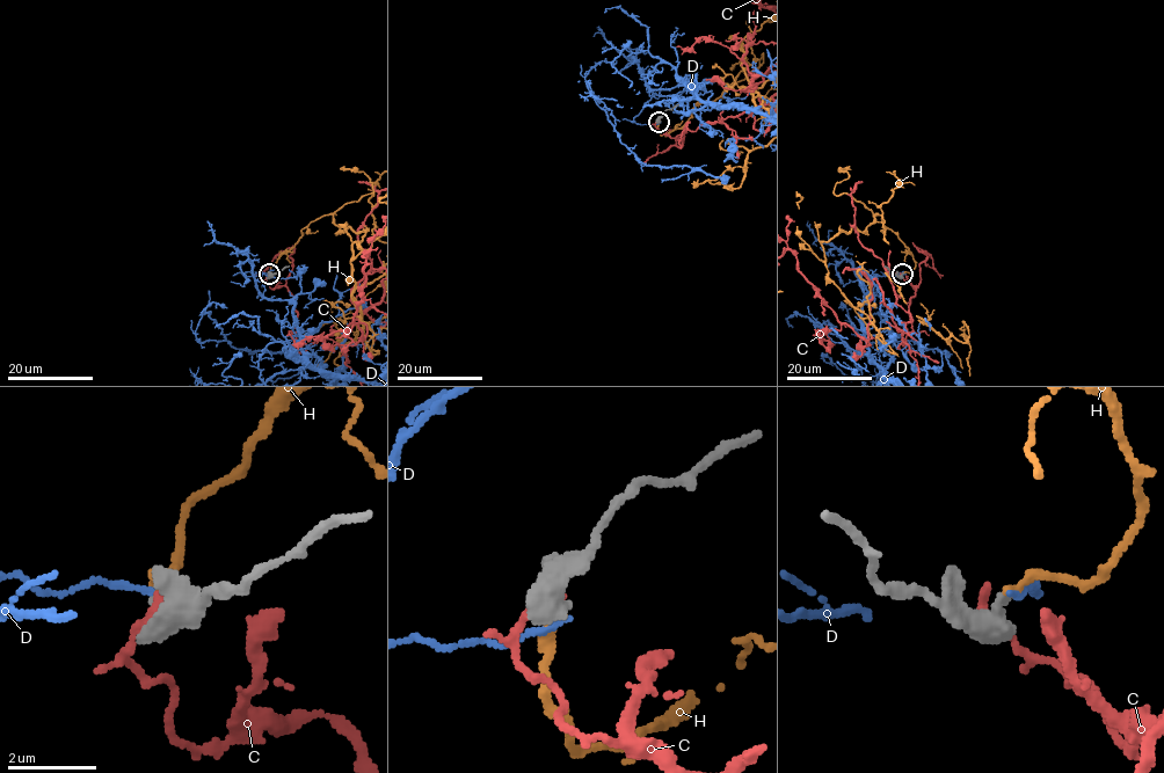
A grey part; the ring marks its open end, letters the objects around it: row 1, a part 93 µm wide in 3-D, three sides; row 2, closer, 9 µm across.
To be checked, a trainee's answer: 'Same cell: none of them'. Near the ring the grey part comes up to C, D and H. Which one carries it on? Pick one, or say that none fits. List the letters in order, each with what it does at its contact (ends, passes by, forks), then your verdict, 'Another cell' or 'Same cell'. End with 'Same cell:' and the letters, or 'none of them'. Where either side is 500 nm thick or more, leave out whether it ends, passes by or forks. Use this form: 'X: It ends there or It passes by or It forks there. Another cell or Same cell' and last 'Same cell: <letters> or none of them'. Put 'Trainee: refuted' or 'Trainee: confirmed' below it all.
C: Another cell
D: It ends there. Another cell
H: It ends there. Same cell
Same cell: H
Trainee: refuted

